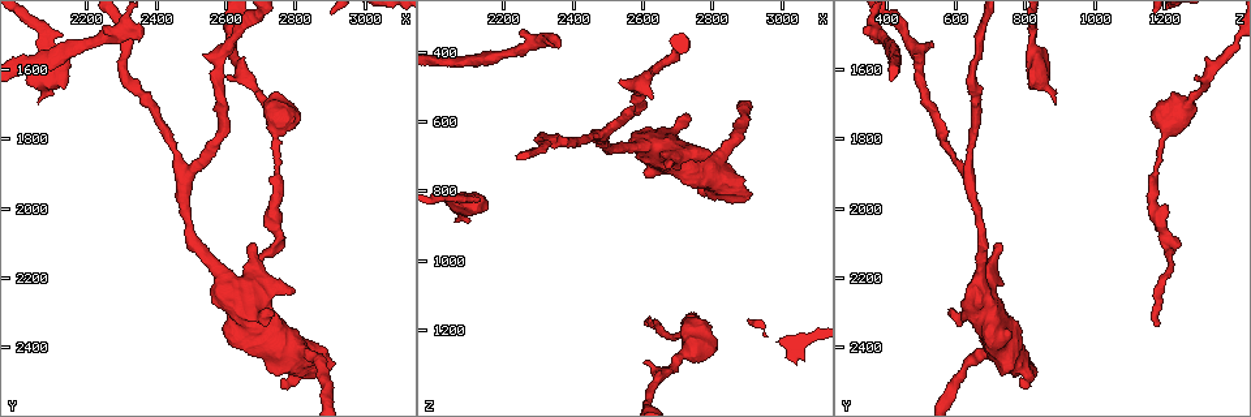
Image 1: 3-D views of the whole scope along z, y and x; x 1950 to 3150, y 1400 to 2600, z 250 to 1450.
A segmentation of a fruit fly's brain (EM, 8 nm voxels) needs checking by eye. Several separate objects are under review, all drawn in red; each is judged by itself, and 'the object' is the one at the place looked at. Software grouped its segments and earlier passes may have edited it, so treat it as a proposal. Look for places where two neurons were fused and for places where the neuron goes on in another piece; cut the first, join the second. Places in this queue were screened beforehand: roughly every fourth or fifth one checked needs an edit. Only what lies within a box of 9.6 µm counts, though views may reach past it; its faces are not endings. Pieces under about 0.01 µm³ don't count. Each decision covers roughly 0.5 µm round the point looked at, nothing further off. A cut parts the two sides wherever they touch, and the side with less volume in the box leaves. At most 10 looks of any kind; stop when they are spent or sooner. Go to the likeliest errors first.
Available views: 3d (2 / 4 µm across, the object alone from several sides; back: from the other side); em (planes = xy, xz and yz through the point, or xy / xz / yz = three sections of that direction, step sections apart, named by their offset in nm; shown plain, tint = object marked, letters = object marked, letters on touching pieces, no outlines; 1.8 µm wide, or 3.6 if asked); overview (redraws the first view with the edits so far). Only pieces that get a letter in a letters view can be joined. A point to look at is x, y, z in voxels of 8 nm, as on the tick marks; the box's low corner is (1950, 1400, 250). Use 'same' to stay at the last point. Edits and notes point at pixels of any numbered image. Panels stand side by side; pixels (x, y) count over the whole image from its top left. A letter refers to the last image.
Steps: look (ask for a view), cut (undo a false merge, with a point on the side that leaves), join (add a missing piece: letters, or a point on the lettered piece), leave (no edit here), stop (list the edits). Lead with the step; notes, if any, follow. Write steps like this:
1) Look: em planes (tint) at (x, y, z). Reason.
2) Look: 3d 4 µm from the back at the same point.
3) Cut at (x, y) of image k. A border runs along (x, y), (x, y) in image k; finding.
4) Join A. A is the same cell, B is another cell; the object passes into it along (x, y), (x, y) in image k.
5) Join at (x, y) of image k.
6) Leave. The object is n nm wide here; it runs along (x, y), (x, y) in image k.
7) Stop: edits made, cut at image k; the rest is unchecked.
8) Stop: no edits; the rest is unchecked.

Look: 3d 2 µm at (2050, 1700, 890). Branch stops here.

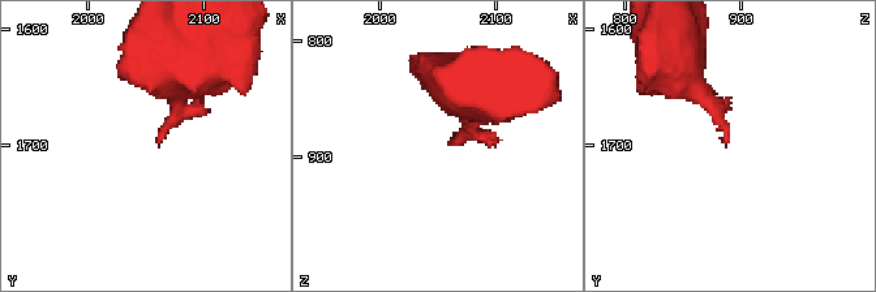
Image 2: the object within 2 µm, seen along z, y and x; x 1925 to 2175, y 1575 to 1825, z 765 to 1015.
Look: em yz step 4 (letters) at (2062, 1698, 890).

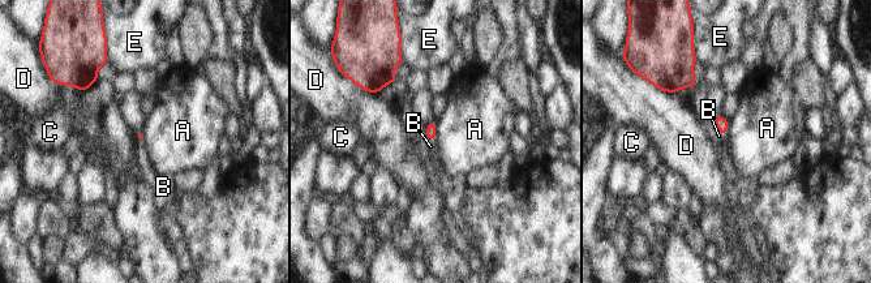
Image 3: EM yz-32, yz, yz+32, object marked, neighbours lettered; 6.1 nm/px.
Look: em planes (letters) at the same point. Cut it another way.

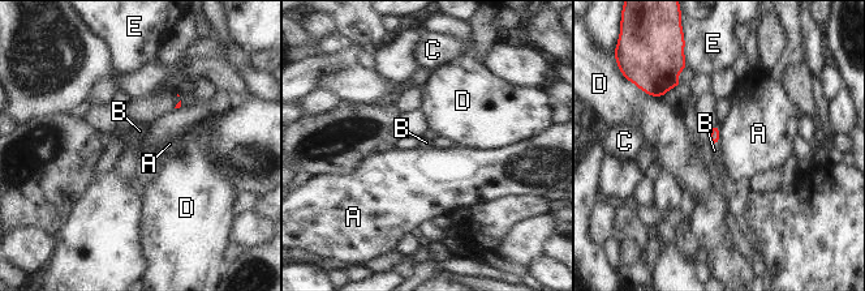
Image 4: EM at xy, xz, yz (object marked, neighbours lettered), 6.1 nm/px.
Join B. B is the same cell, A, C, D and E are other cells; the object passes into it along (714, 129), (718, 136), (714, 150) in image 4; it goes on there.

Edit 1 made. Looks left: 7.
Look: overview.

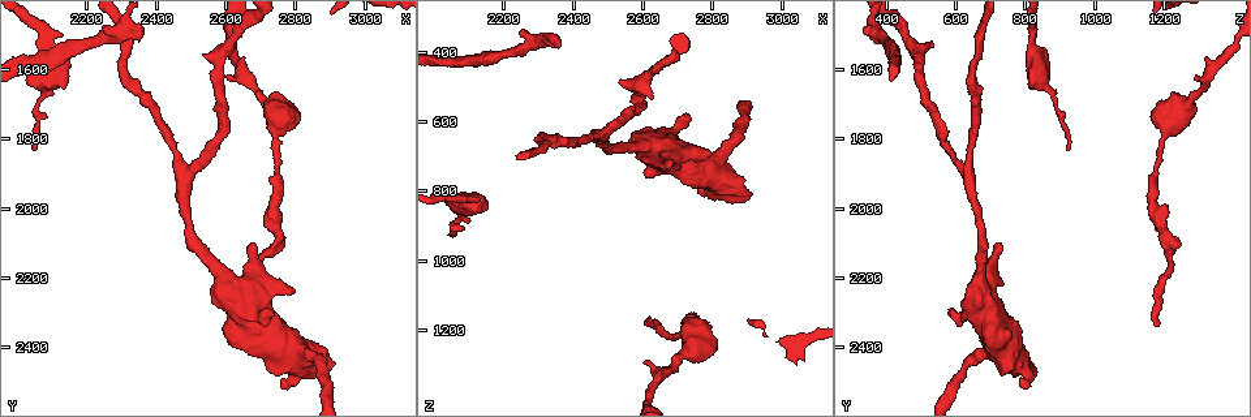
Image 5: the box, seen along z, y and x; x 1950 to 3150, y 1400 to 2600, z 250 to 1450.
Look: em xz step 4 (letters) at (2360, 1500, 360). Branch stops here.

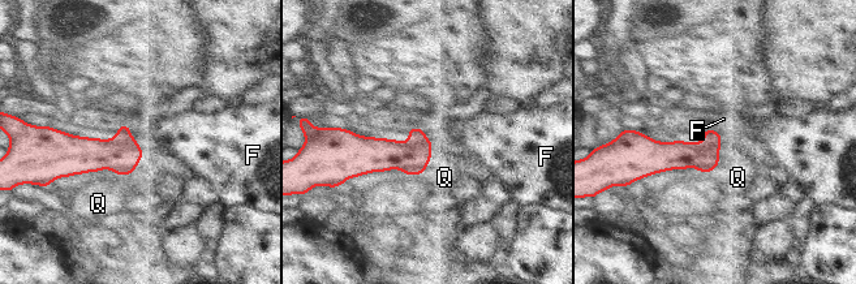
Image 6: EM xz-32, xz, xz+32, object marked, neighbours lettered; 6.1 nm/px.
Look: em planes (letters) at the same point.

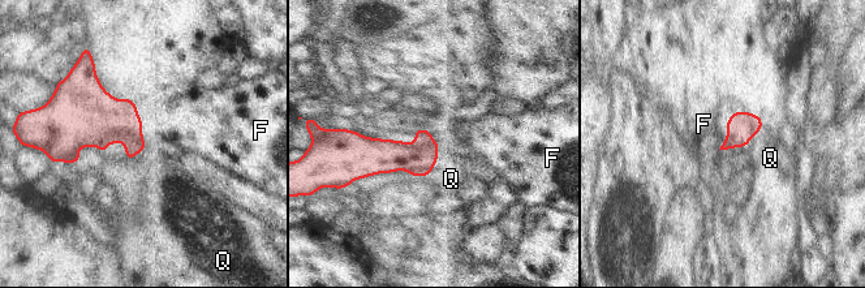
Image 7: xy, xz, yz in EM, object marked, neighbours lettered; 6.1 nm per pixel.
Join F. F is the same cell, Q is another cell; the neuron continues.

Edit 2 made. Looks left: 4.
Look: 3d 2 µm from the back at (2620, 2340, 1190). Tapers out.

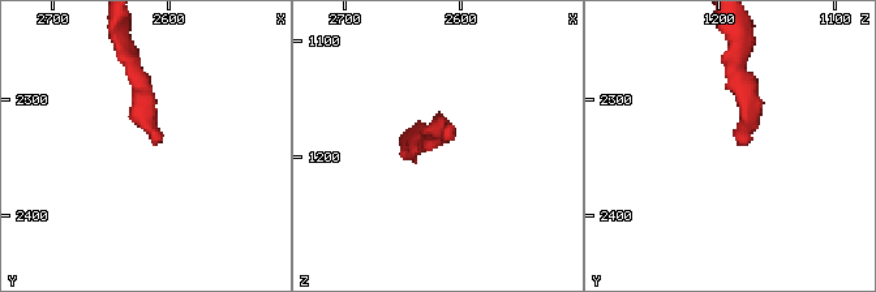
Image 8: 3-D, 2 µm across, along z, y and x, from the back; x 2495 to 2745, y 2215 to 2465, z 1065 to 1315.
Look: em yz step 16 (letters) at (2614, 2338, 1182). Need the tissue.

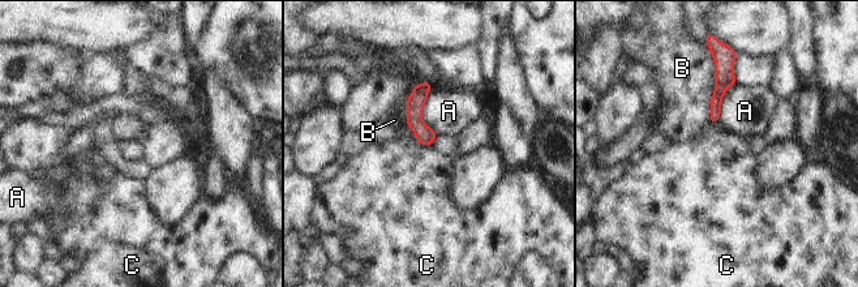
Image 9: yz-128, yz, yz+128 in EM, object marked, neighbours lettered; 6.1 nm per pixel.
Look: em planes (letters) at the same point. Another direction.

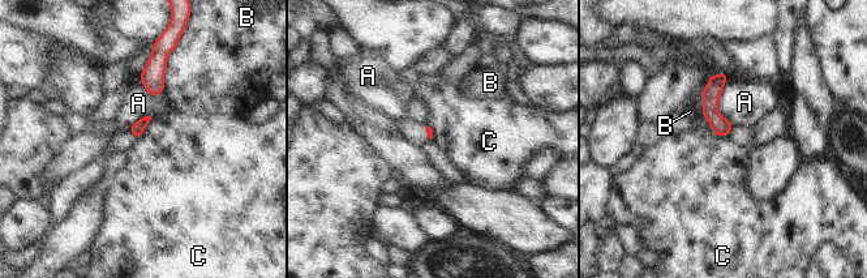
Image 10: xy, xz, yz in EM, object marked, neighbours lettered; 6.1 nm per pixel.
Leave. A, B and C are other cells; a border runs along (153, 118), (138, 140) in image 10; none of them fits.

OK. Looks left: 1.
Stop: edits made, join at image 4, join at image 7; the rest is unchecked.

